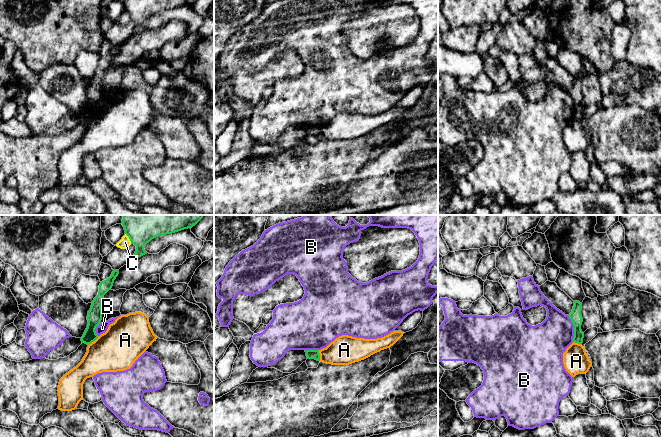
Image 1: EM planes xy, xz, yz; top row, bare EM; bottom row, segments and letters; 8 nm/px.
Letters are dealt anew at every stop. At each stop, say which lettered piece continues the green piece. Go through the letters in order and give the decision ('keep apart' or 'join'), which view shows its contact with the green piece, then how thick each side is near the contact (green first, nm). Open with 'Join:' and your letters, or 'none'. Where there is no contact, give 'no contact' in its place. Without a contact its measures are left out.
Join: none
A: keep apart; meets green in xy; 120 nm thick on the green side, 340 nm on the other
B: keep apart; meets green in yz; 90 nm thick on the green side, 320 nm on the other
C: keep apart; meets green in xy; 380 nm thick on the green side, 90 nm on the other

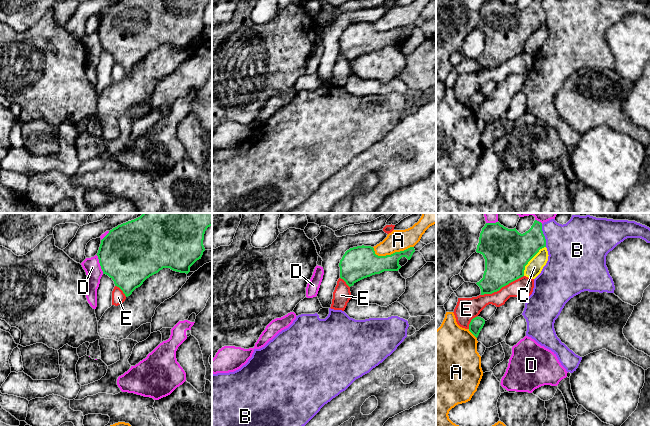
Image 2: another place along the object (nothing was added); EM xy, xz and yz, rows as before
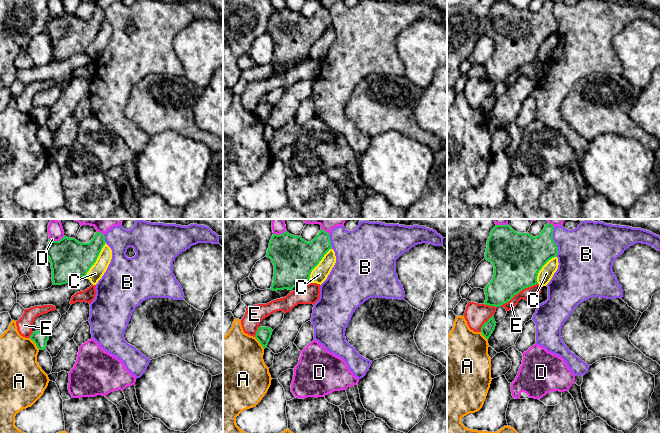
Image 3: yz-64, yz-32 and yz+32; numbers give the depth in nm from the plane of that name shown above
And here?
Join: none
A: keep apart; meets green in xz; 260 nm thick on the green side, 180 nm on the other
B: keep apart; meets green in yz; 280 nm thick on the green side, 380 nm on the other
C: keep apart; meets green in yz; 360 nm thick on the green side, 130 nm on the other
D: keep apart; meets green in xy; 480 nm thick on the green side, 130 nm on the other
E: keep apart; meets green in yz; 340 nm thick on the green side, 160 nm on the other

